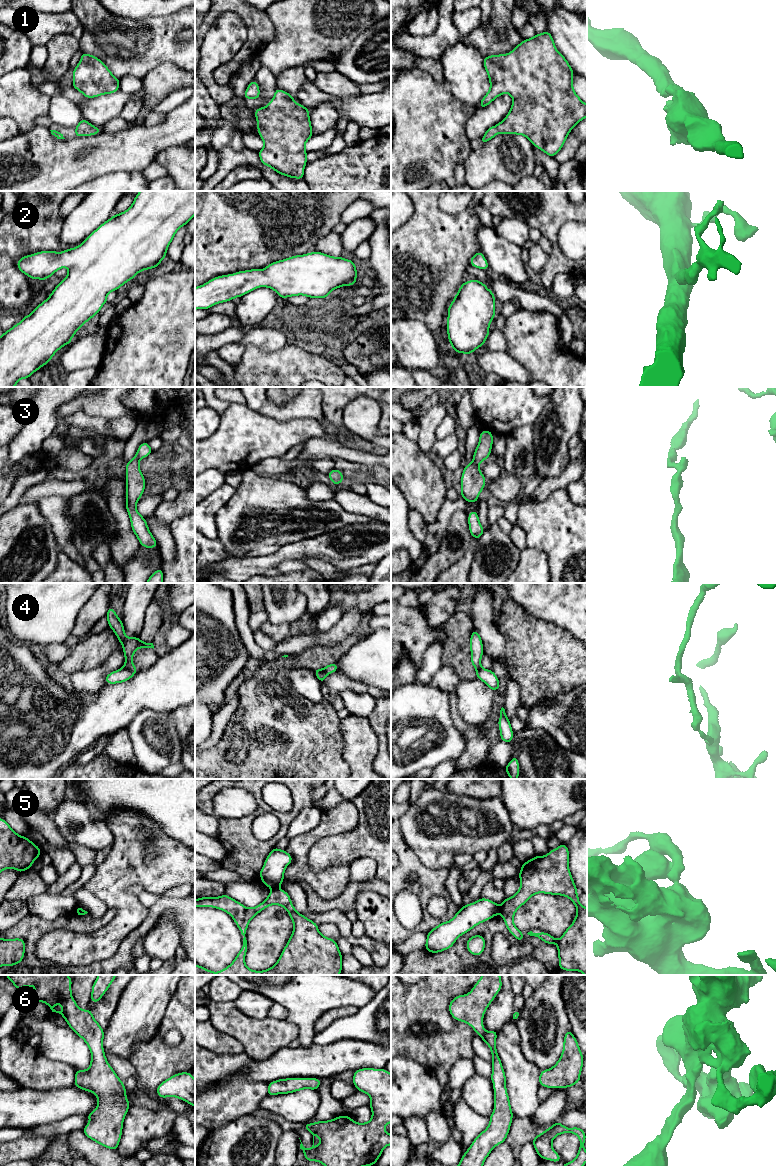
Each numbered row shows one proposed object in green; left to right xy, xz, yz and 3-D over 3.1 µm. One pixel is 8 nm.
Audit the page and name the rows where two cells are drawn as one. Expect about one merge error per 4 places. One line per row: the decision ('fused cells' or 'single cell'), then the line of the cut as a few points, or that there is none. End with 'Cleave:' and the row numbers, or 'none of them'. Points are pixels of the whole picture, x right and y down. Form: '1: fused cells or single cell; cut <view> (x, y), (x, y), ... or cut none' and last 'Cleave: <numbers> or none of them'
1: single cell; cut none
2: single cell; cut none
3: single cell; cut none
4: fused cells; cut xy (124, 665), (134, 673)
5: fused cells; cut yz (501, 906), (499, 912)
6: single cell; cut none
Cleave: 4, 5

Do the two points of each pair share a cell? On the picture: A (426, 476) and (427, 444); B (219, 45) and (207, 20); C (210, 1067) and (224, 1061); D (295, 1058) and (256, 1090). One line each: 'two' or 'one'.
A: two
B: two
C: one
D: two

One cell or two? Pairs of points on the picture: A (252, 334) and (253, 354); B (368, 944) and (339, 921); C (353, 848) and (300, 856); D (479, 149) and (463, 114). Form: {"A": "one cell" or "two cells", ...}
{"A": "two cells", "B": "one cell", "C": "two cells", "D": "two cells"}

